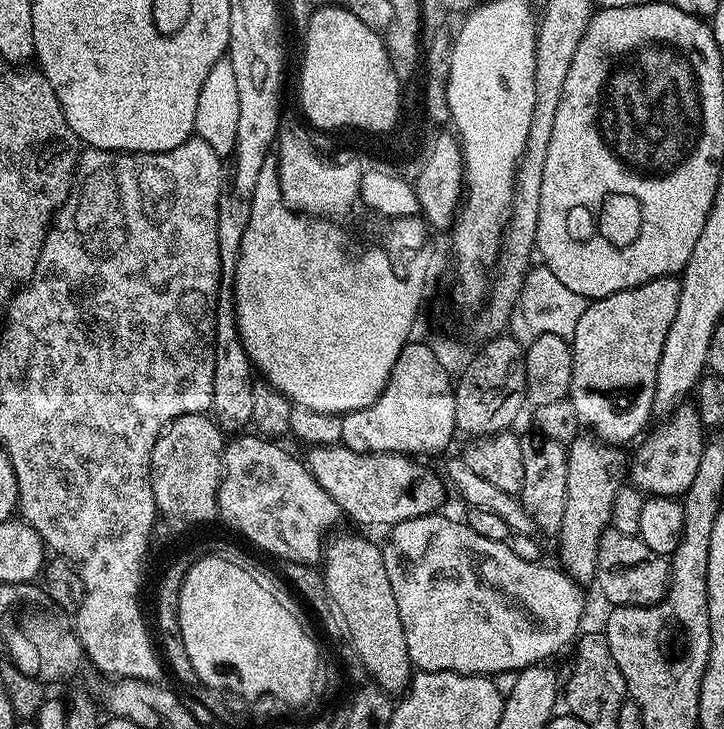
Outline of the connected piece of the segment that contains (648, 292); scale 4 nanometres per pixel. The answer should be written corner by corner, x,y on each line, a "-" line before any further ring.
663,276
637,288
622,290
618,294
591,301
582,318
578,320
578,328
570,339
572,381
568,399
572,401
581,425
591,435
600,437
607,444
628,446
632,439
635,441
649,427
648,419
653,419
656,371
662,358
666,334
670,334
670,322
674,322
674,314
678,310
679,297
679,279
676,276

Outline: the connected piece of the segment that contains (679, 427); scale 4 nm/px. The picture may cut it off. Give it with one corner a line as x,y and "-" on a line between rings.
695,403
679,404
667,417
665,424
653,427
646,440
639,441
640,449
630,460
630,480
635,487
648,496
683,497
694,474
698,474
698,462
704,452
706,429
700,420
700,412

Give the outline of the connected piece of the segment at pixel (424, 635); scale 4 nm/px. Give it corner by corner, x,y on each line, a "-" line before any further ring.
444,514
419,516
406,522
391,525
388,541
383,541
382,551
386,562
386,578
394,589
394,599
398,601
398,618
402,618
402,630
406,634
406,650
413,665
422,672
462,672
465,674
495,674
497,672
517,673
521,668
532,664
551,661
555,652
571,645
581,631
580,619
584,616
584,596
580,593
581,585
571,580
559,567
547,568
544,562
531,564
526,558
518,558
514,550
505,542
490,542
490,538
481,538
470,530
467,522
460,524
456,520
447,520

